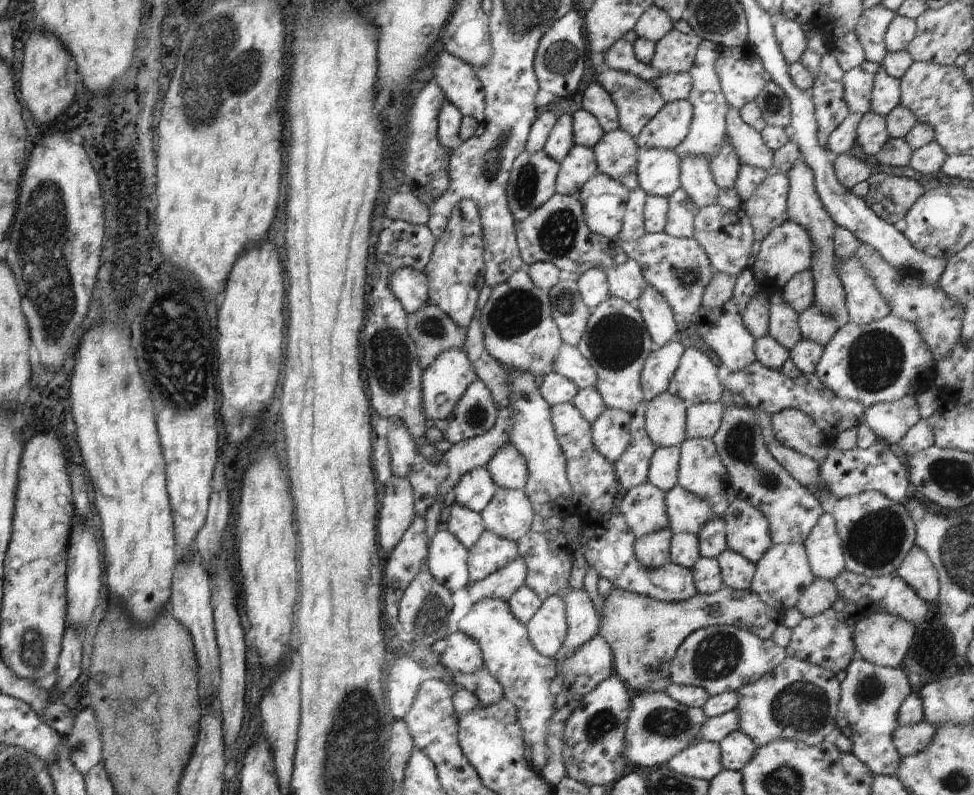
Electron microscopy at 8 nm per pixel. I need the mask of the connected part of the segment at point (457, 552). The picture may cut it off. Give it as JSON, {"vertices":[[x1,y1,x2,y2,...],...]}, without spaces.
{"vertices":[[445,529,439,530,429,542,428,570,452,594,468,585,468,558,468,549]]}

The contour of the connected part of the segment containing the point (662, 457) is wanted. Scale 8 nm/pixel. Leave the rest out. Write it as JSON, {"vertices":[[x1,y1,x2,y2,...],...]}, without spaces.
{"vertices":[[679,446,657,447,652,456,647,482,666,492,678,485]]}

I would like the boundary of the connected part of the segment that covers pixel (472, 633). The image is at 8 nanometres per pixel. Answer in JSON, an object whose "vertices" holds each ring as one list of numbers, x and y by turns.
{"vertices":[[500,598,478,599,474,602,470,612,458,624,458,631,470,636,480,646,485,668,504,689,504,697,514,704,524,744,530,746,532,766,540,773,548,762,546,736,550,736,556,700,550,691,550,684,558,675,556,662,536,651,530,643,526,626,512,615,508,602]]}

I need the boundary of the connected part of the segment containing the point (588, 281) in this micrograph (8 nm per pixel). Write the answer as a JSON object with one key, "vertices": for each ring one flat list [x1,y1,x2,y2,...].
{"vertices":[[590,268,587,272,582,273,580,280,577,281,577,286,582,302,590,310,613,297,607,278,600,268]]}

